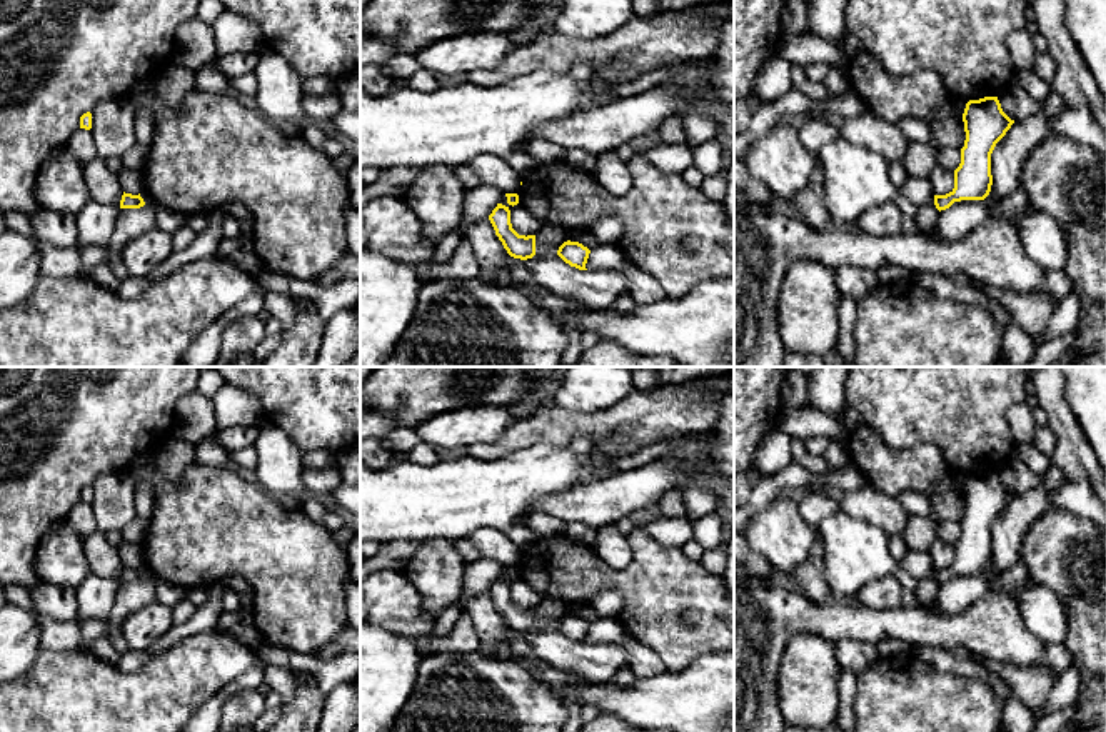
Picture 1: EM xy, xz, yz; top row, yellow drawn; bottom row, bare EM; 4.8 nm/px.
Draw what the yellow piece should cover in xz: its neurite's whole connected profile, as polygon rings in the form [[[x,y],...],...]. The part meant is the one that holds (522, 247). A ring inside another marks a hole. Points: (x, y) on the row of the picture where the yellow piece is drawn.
[[[497,203],[489,220],[510,257],[527,260],[535,255],[535,235],[519,235],[512,228],[509,207]]]

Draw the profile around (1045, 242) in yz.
[[[1031,208],[1021,218],[1018,228],[1026,255],[1041,270],[1064,270],[1069,258],[1069,243],[1051,215]]]

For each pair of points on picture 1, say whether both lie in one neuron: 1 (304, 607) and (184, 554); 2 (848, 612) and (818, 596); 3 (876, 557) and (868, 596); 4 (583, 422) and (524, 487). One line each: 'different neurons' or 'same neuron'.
1: same neuron
2: different neurons
3: different neurons
4: different neurons

